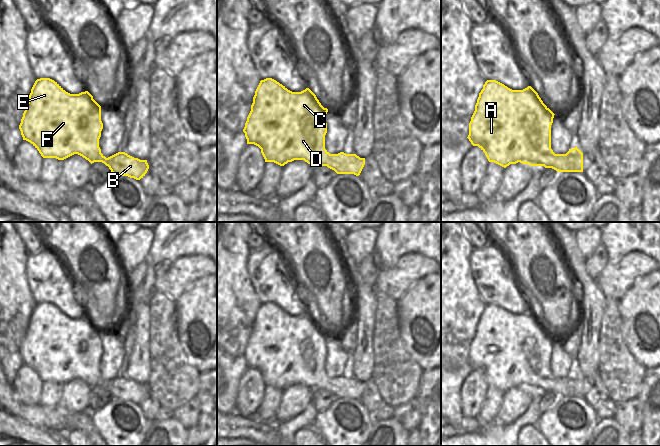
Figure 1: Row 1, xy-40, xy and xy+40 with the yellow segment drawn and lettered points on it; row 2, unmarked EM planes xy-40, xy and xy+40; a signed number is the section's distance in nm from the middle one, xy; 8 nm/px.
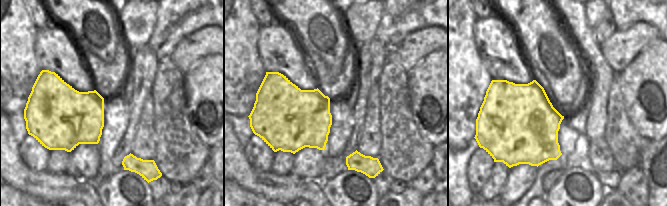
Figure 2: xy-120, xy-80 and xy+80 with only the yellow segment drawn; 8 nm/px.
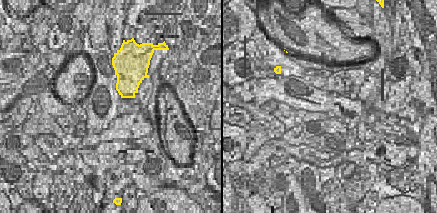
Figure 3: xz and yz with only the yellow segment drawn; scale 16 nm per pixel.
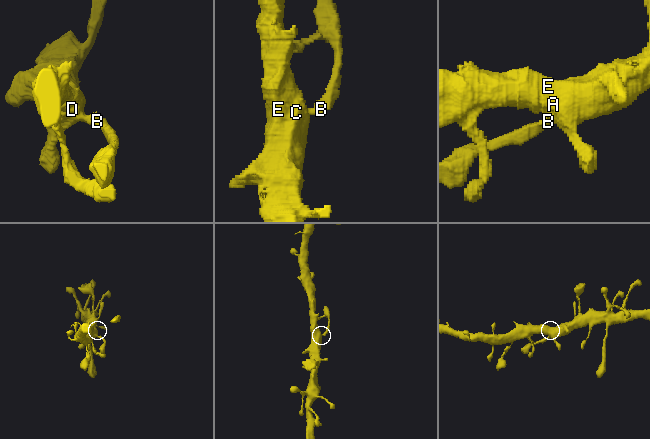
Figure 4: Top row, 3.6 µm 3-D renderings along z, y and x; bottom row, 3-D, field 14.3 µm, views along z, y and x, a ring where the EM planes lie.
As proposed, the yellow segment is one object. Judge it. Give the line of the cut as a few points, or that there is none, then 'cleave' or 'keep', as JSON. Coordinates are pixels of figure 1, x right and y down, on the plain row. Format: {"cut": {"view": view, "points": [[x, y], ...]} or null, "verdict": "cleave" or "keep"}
{"cut": {"view": "xy+40", "points": [[555, 378], [555, 383], [550, 391]]}, "verdict": "cleave"}

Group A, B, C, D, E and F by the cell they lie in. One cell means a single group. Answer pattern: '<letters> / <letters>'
A C D E F / B

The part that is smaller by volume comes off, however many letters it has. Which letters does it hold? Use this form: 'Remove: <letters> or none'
Remove: B

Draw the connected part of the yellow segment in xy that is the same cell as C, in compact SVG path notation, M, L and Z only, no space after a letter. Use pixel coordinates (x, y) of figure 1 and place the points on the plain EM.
M266 302L260 305L255 315L251 335L243 356L247 368L254 368L261 373L265 386L274 386L284 390L294 384L304 384L312 390L327 390L331 383L331 378L325 373L325 359L327 357L325 340L327 336L328 333L321 329L316 319L309 312L301 316L292 316L276 304Z

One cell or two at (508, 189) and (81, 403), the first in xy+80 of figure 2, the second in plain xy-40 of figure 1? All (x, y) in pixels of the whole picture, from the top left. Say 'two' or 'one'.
one

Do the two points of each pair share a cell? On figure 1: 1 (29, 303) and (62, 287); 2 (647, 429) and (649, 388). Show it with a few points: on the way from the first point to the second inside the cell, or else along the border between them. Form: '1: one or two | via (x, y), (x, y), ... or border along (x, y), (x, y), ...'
1: two | border along (26, 279), (30, 294), (36, 303)
2: one | via (649, 419), (649, 398)

